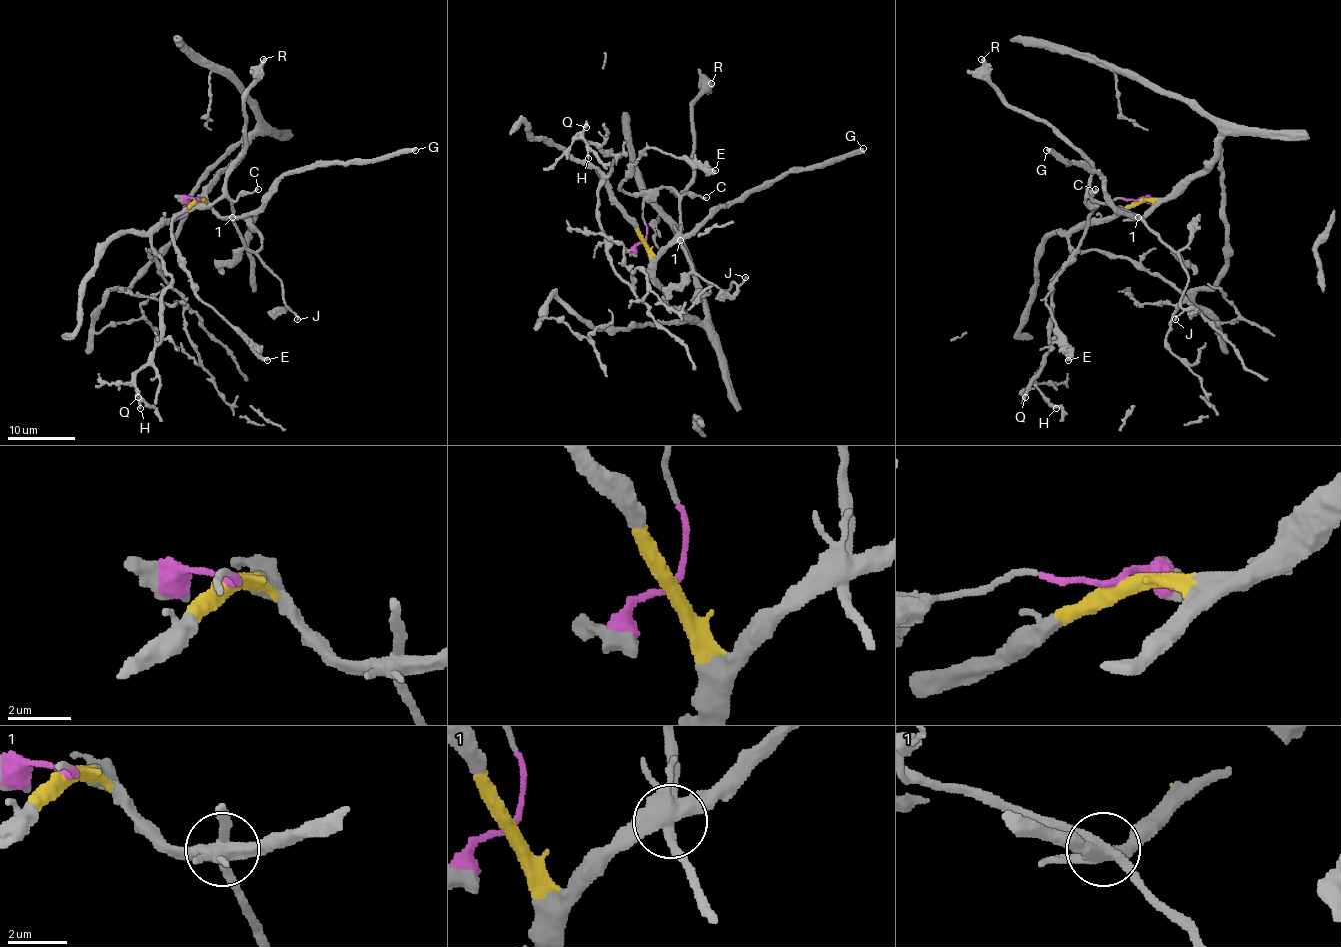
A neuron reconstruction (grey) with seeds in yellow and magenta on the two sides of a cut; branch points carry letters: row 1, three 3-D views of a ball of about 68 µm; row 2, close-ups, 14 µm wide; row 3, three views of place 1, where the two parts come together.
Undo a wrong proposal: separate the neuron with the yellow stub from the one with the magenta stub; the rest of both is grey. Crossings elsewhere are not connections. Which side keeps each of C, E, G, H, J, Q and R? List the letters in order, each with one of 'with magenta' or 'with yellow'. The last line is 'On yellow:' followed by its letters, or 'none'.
C: with magenta
E: with magenta
G: with yellow
H: with yellow
J: with magenta
Q: with yellow
R: with magenta
On yellow: G, H, Q

